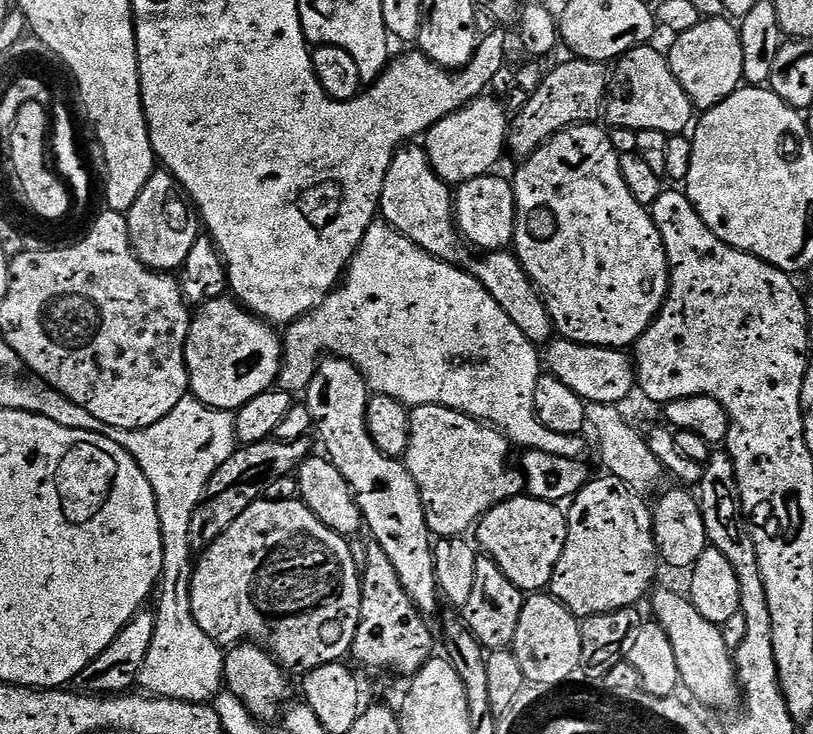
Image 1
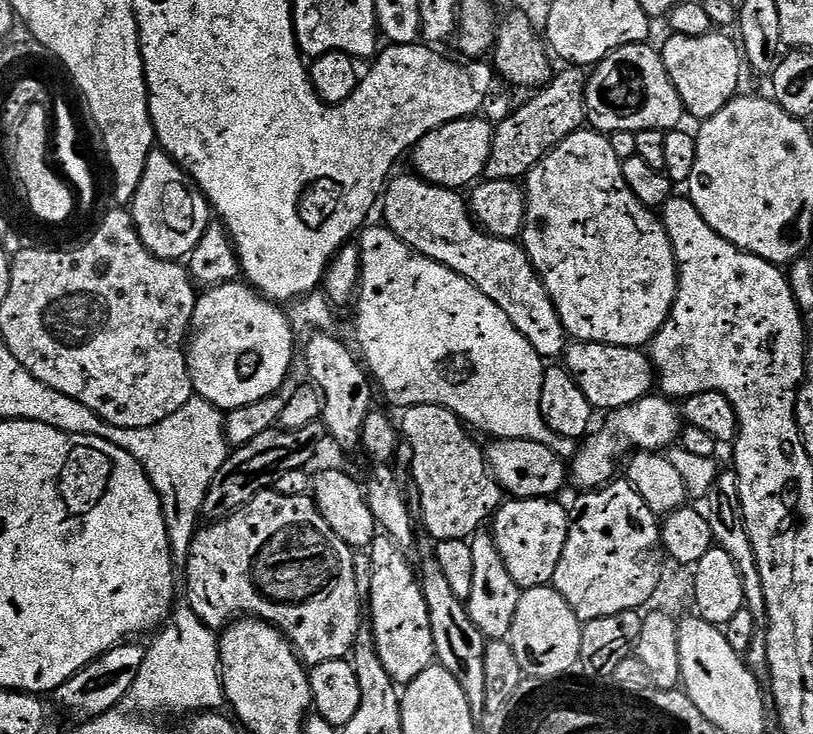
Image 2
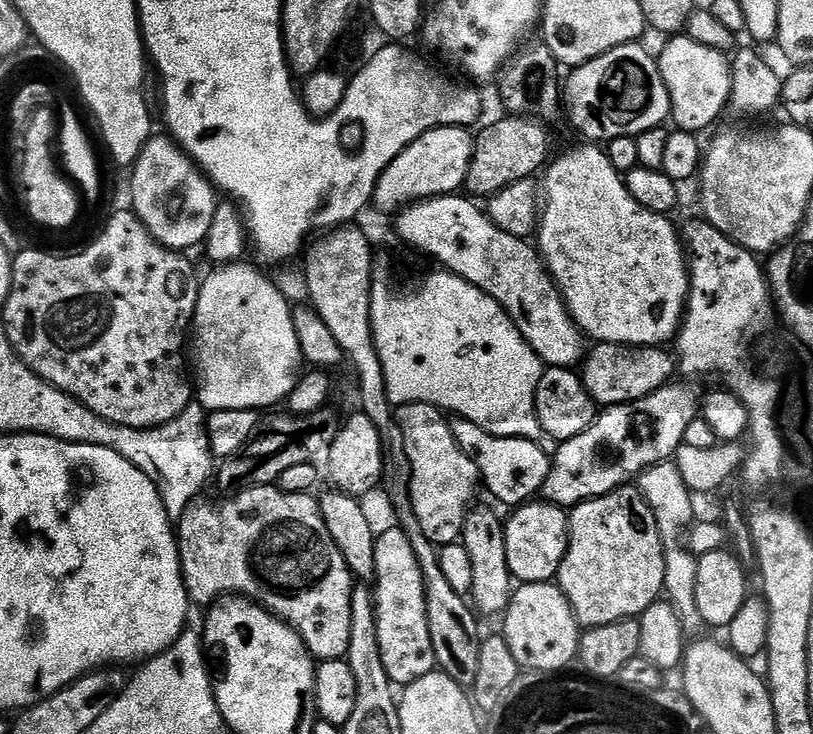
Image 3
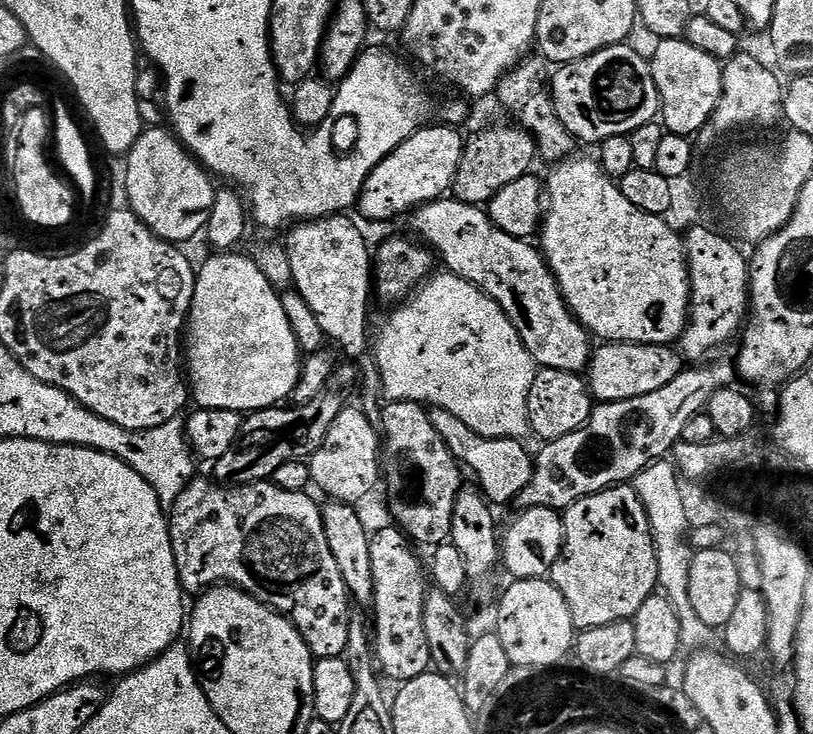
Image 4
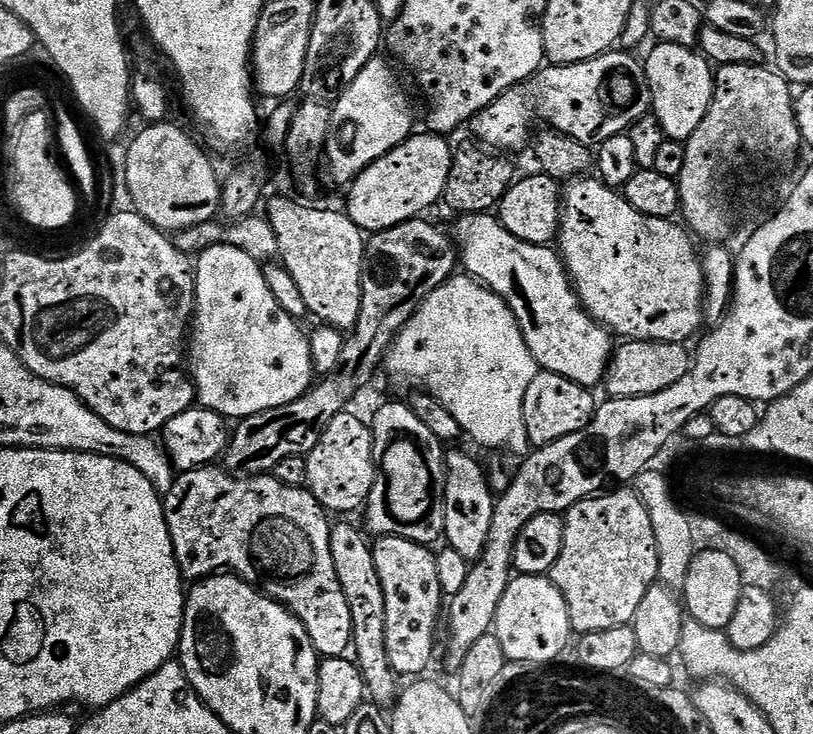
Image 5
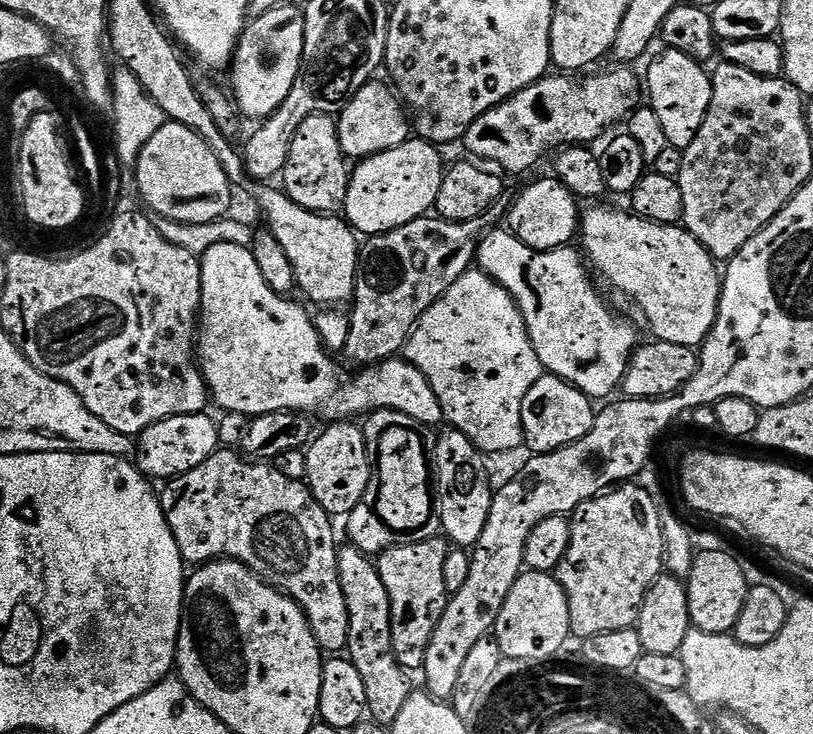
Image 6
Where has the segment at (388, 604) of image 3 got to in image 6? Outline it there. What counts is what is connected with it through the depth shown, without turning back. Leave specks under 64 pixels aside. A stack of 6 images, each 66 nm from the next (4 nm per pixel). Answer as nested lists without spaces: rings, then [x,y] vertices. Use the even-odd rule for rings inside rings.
[[[433,538],[417,544],[401,544],[395,550],[380,553],[378,567],[392,606],[392,645],[405,670],[423,669],[426,650],[434,630],[450,599],[446,586],[447,539]]]

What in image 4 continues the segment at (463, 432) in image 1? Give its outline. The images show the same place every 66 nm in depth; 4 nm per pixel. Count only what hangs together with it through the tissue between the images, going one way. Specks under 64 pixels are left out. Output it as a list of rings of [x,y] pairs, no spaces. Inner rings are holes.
[[[394,400],[383,405],[384,430],[383,435],[386,437],[386,443],[383,445],[383,454],[390,454],[398,457],[404,462],[409,469],[412,468],[416,473],[410,476],[411,484],[404,496],[398,496],[397,499],[403,498],[403,505],[400,507],[395,523],[417,545],[432,544],[431,546],[439,546],[449,539],[452,535],[452,519],[454,518],[454,502],[458,498],[462,481],[460,481],[460,471],[462,465],[452,456],[450,450],[446,446],[446,442],[442,440],[438,434],[438,430],[434,428],[434,422],[428,417],[429,409],[422,404],[414,402],[406,402],[405,400]]]

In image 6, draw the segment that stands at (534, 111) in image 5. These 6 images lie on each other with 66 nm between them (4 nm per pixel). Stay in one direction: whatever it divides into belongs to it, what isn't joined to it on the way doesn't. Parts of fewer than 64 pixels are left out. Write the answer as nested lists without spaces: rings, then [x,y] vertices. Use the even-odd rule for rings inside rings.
[[[616,67],[620,68],[577,76],[545,75],[543,80],[526,86],[498,107],[479,116],[462,138],[462,145],[469,152],[465,153],[477,161],[497,164],[492,165],[497,169],[528,172],[548,151],[551,153],[561,146],[591,145],[591,140],[598,139],[603,132],[611,133],[615,124],[623,125],[642,104],[641,77],[639,80],[628,69],[631,67]]]

